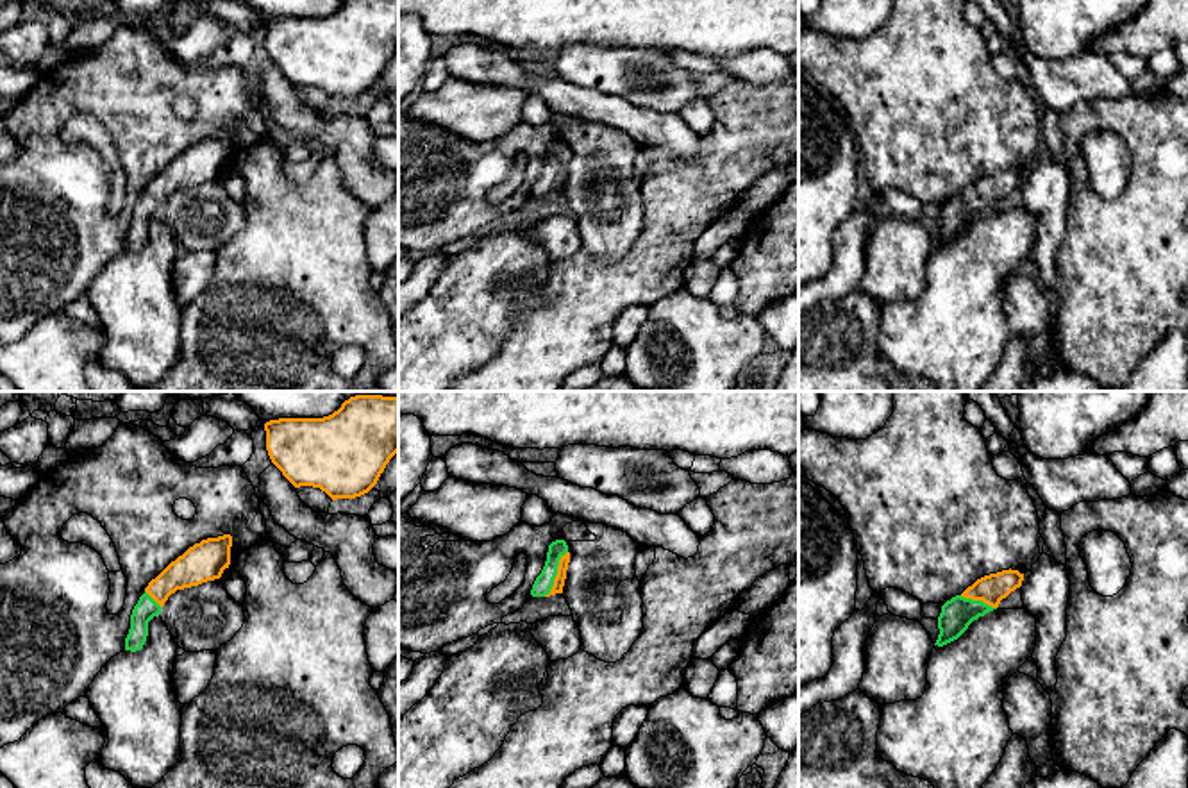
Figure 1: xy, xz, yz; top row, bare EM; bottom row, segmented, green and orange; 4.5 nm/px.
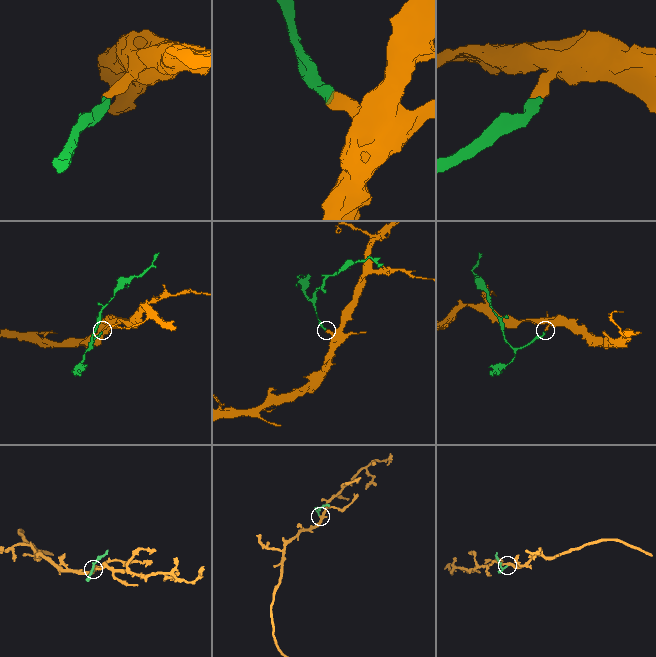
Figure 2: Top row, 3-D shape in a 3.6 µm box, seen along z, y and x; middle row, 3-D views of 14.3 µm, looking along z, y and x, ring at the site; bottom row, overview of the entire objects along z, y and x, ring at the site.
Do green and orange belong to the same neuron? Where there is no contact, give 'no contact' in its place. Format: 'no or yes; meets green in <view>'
yes; meets green in xz

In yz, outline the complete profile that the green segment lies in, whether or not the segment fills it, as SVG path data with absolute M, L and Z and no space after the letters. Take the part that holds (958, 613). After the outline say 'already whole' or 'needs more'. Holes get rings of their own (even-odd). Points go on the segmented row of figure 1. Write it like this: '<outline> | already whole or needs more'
M1002 570L977 579L961 595L947 600L938 616L940 634L934 645L943 647L958 640L974 620L997 609L1002 599L1022 586L1022 581L1024 574L1018 570Z | needs more

